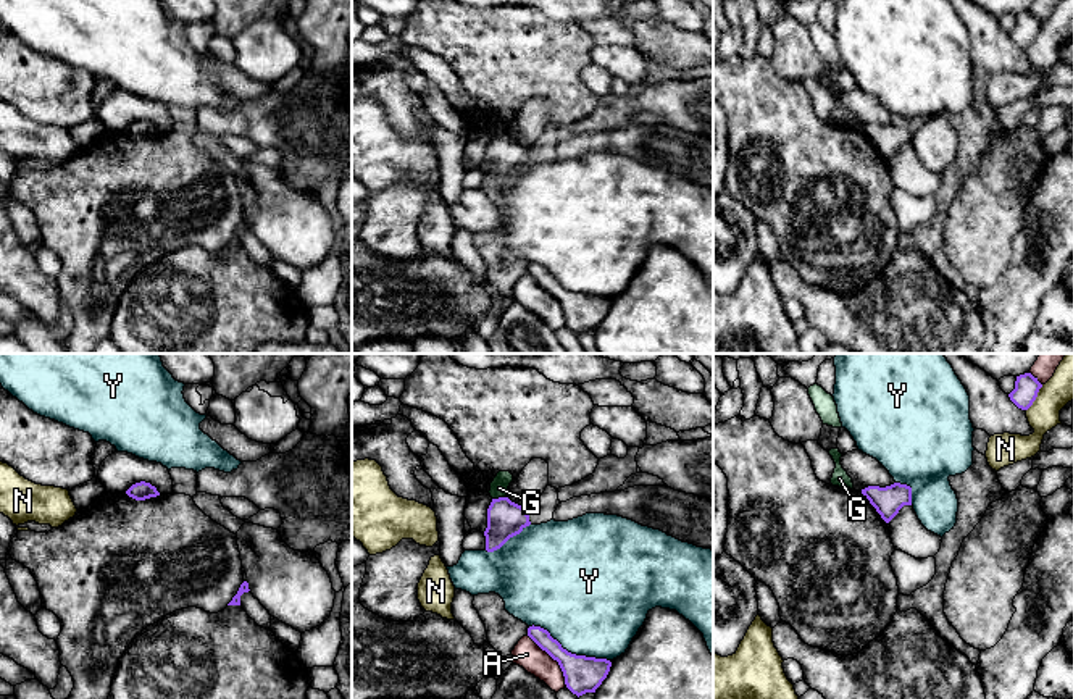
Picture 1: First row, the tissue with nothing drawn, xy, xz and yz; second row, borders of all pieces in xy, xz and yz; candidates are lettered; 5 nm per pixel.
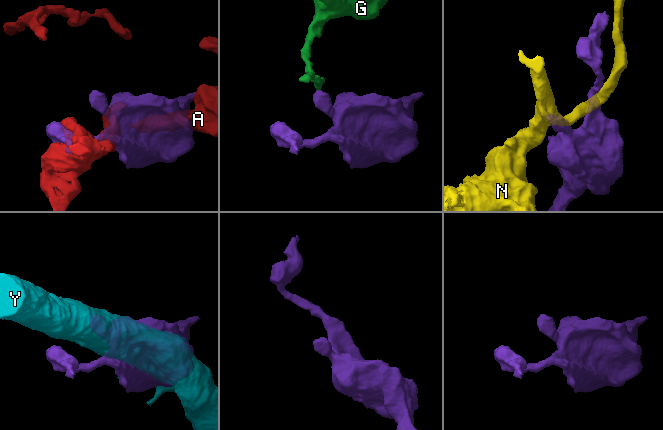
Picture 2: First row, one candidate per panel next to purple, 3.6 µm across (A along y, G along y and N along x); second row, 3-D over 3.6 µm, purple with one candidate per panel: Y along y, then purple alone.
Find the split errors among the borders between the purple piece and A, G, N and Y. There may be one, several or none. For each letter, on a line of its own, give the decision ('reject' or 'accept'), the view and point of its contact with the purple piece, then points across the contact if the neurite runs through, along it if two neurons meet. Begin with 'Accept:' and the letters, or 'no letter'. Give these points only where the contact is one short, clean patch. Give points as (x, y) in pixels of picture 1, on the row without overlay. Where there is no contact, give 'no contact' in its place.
Accept: no letter
A: reject; meets purple in xz at (554, 297)
G: reject; meets purple in xz at (499, 136); border along xz (505, 134), (492, 138)
N: reject; meets purple in yz at (1036, 34)
Y: reject; meets purple in xz at (570, 291)

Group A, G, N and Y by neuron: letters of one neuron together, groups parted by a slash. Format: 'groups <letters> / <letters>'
groups A / G / N / Y

